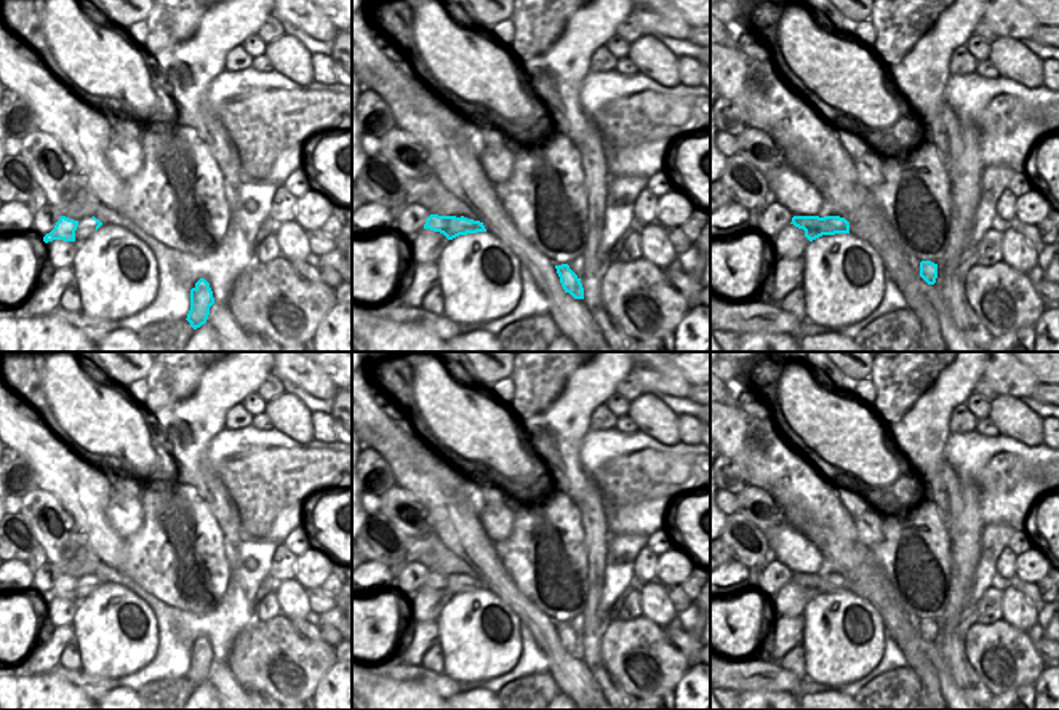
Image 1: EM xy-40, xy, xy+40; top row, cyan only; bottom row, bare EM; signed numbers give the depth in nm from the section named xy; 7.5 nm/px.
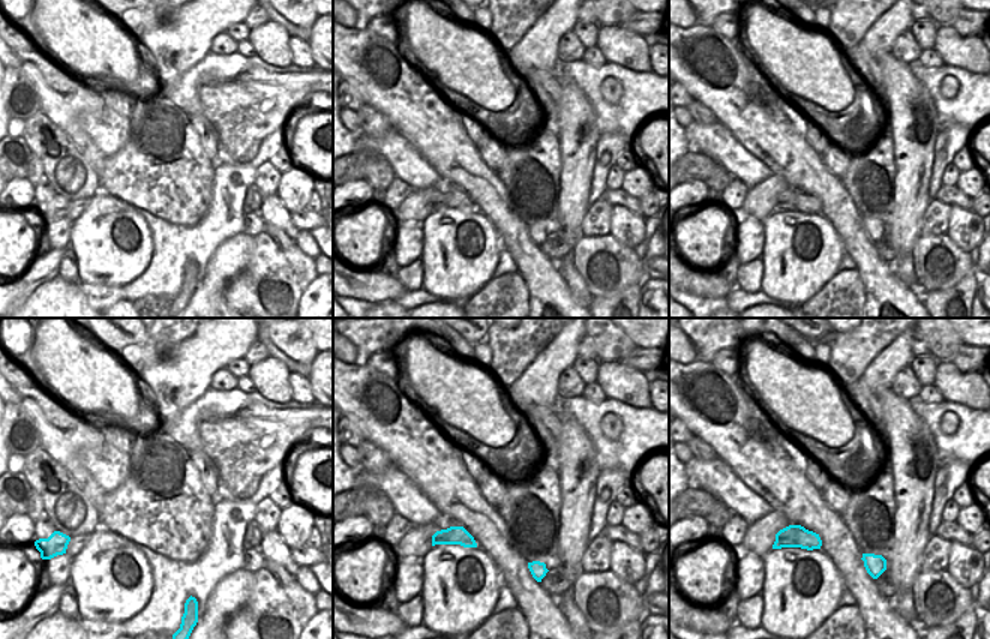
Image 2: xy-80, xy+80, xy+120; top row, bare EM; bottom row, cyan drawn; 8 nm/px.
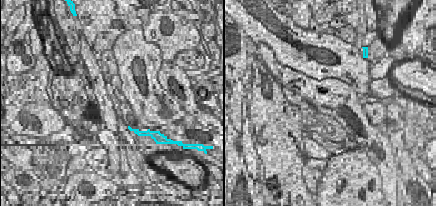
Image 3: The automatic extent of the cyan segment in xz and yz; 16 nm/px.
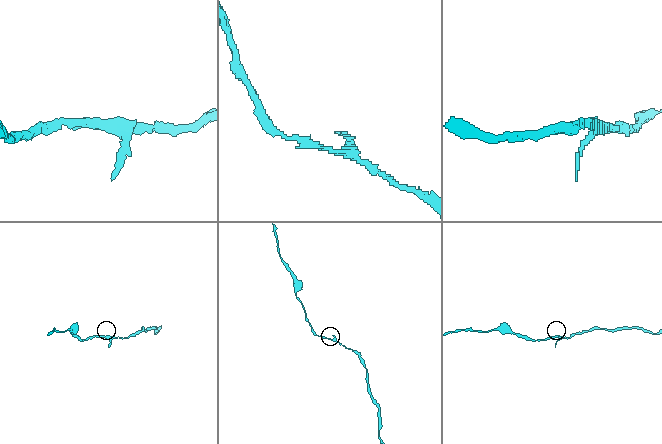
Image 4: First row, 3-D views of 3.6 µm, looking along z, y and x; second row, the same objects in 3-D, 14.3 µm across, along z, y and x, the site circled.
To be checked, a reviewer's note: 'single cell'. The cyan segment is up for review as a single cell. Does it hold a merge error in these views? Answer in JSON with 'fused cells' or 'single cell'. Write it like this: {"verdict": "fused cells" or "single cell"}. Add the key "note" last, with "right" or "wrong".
{"verdict": "fused cells", "note": "wrong"}

